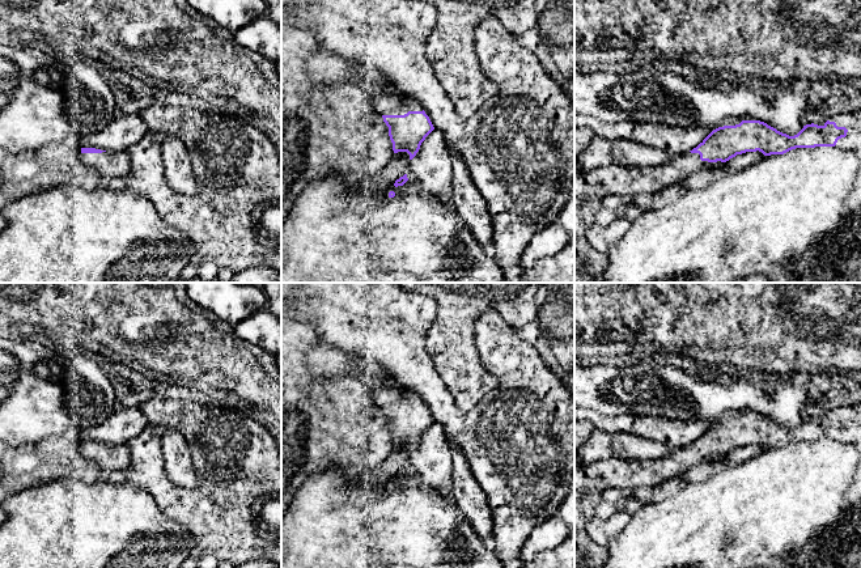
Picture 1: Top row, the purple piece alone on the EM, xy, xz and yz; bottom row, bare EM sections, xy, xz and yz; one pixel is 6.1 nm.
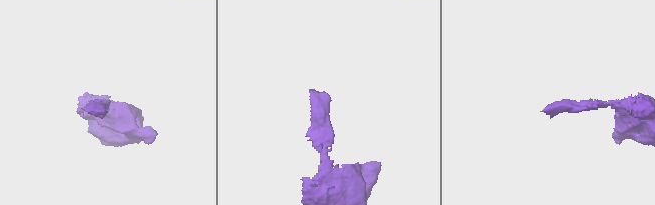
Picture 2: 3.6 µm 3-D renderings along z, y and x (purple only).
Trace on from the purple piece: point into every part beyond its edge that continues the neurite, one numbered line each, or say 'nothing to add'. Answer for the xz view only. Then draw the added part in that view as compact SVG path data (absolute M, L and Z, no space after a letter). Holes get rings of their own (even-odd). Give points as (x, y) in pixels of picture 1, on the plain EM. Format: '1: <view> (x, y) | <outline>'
1: xz (386, 397) | M374 364L372 365L369 376L369 386L374 395L376 403L381 408L404 408L408 404L424 403L417 394L411 393L404 386L390 387L385 381L386 374L387 372L383 370L381 366Z

